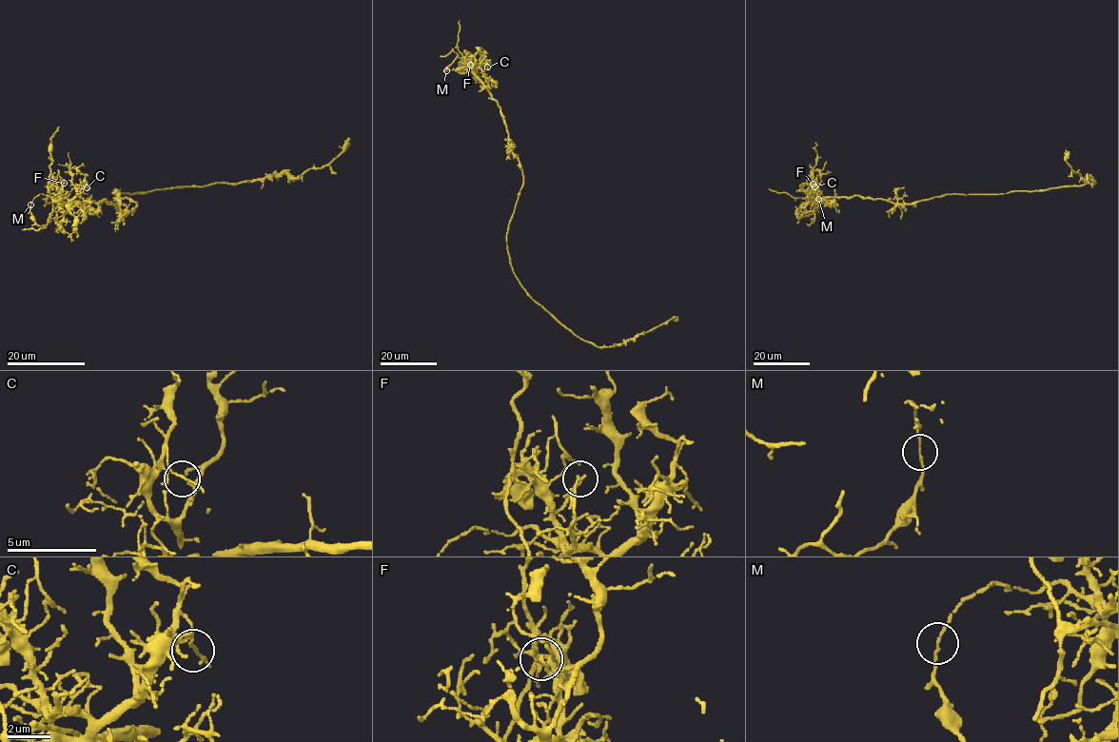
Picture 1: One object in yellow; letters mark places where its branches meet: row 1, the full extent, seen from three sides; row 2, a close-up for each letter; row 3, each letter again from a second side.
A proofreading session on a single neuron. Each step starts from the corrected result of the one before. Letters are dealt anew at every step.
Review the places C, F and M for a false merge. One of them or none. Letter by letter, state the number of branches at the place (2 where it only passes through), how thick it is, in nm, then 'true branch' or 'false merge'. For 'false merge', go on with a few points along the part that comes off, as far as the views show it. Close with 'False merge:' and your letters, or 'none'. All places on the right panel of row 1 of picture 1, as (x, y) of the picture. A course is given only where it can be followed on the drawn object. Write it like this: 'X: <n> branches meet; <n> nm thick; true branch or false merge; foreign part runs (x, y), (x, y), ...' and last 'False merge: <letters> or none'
C: 2 branches meet; 100 nm thick; true branch
F: 2 branches meet; 100 nm thick; true branch
M: 2 branches meet; 100 nm thick; true branch
False merge: none

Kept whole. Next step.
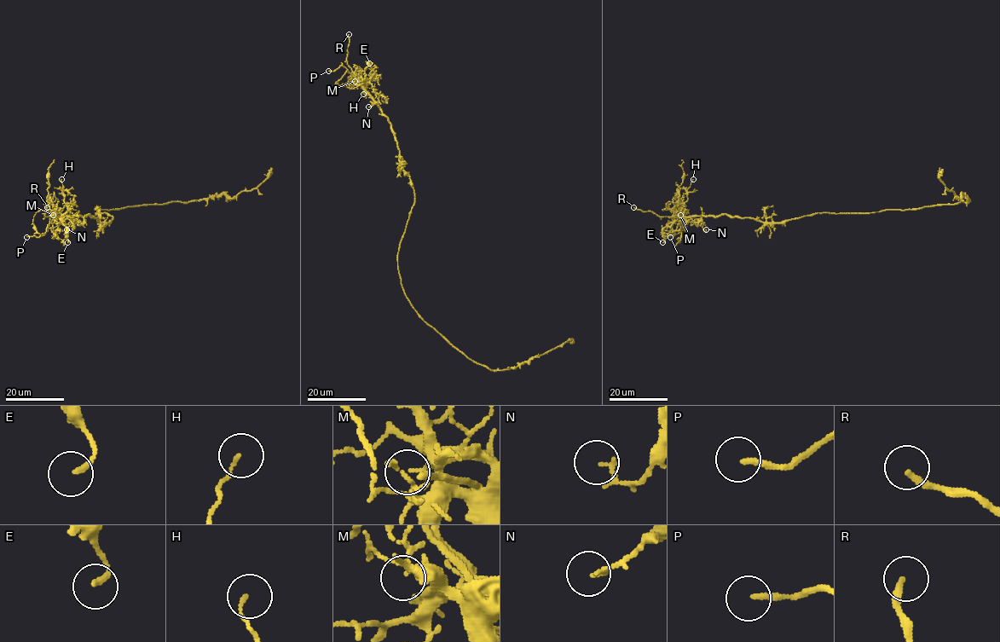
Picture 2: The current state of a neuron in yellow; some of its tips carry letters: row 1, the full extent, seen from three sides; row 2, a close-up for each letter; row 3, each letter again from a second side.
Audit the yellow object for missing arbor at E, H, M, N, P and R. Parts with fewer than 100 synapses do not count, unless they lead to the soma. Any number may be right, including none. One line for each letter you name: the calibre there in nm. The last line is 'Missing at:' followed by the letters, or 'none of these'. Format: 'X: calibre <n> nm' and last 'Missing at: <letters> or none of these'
R: calibre 240 nm
Missing at: R

